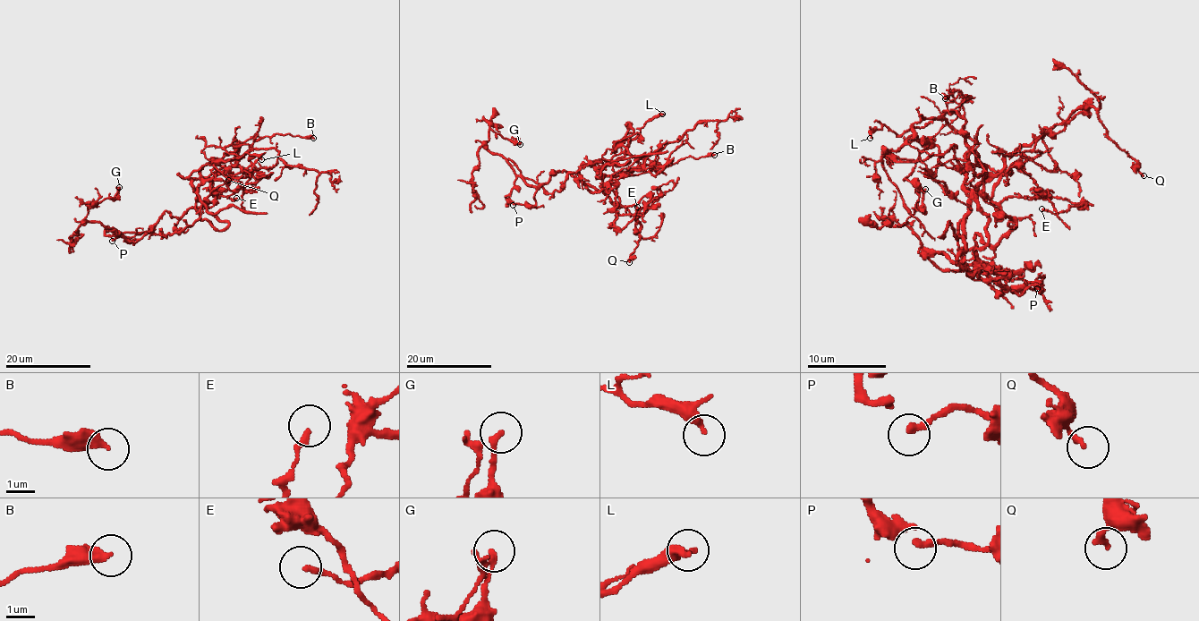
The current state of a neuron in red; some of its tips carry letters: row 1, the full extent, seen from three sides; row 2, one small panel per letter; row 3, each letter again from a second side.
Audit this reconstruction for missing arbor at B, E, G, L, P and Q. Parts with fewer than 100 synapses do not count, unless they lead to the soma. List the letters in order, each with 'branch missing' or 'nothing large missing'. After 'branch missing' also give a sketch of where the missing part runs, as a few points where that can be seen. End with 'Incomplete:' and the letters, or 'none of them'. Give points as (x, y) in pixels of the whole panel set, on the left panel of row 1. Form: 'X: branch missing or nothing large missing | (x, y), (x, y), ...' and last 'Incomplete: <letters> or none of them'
B: nothing large missing
E: nothing large missing
G: nothing large missing
L: nothing large missing
P: nothing large missing
Q: nothing large missing
Incomplete: none of them

